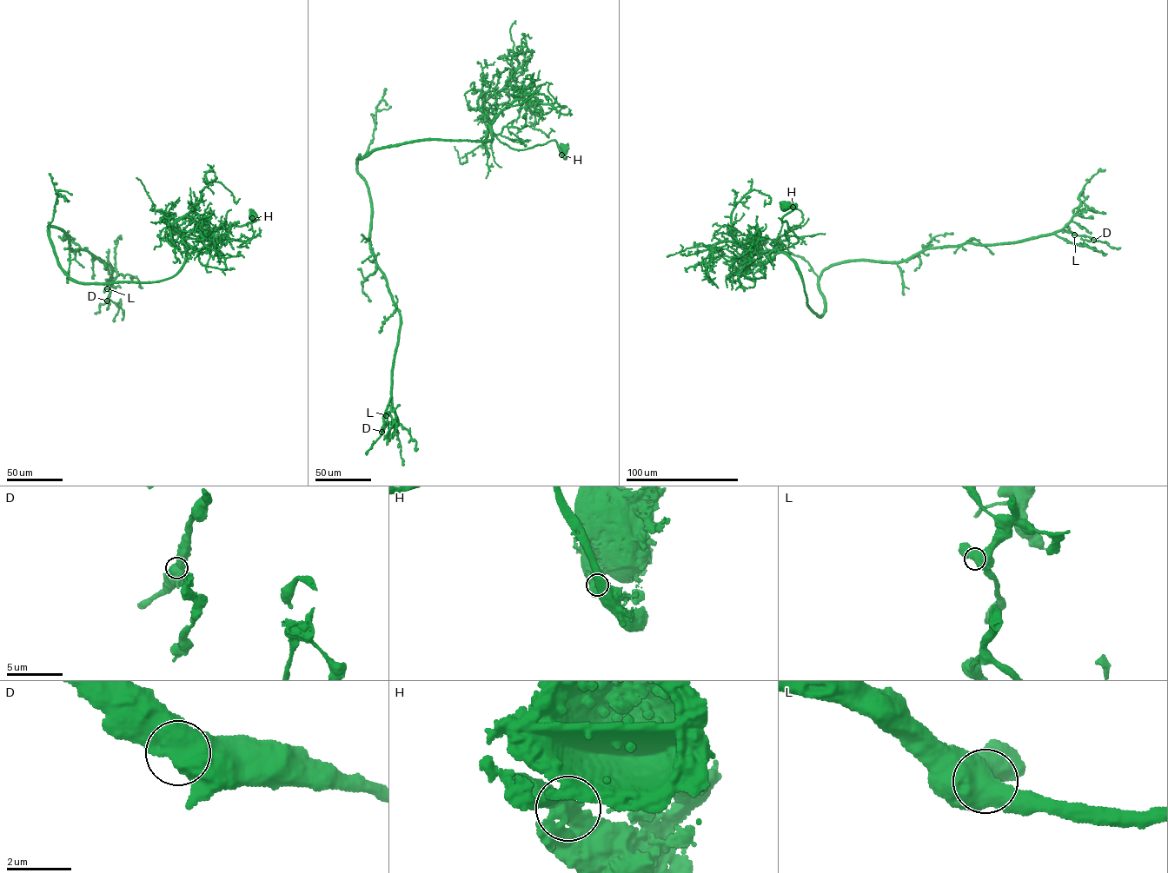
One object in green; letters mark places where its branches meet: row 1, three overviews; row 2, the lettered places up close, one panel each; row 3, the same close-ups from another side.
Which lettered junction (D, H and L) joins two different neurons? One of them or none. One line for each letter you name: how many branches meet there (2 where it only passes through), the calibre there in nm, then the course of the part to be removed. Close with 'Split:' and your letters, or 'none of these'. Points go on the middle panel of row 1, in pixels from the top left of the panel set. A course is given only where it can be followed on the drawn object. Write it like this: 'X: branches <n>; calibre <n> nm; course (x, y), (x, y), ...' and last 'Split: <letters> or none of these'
Split: none of these

